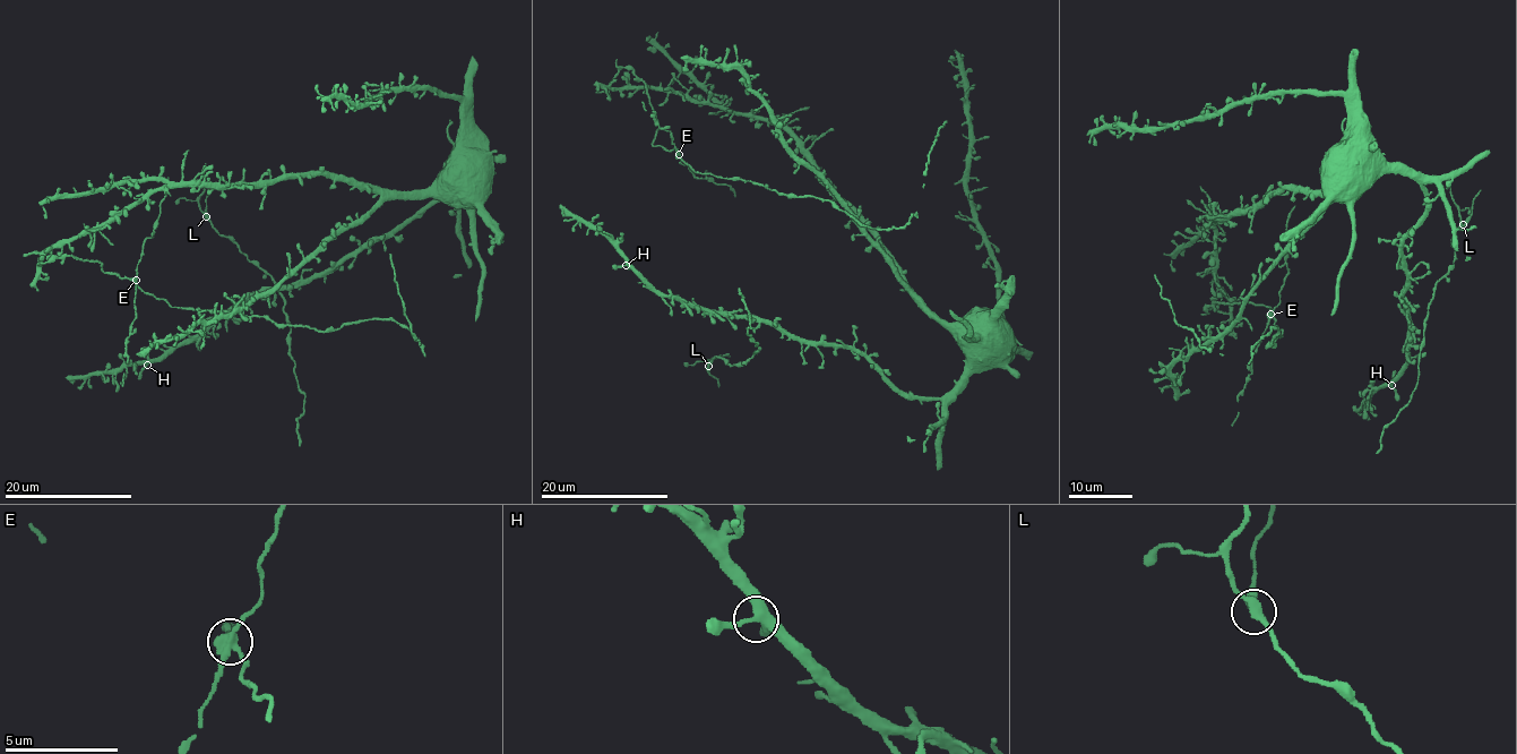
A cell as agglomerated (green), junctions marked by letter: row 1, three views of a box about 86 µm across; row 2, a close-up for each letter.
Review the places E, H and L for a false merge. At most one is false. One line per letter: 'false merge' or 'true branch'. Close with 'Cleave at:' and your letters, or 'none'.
E: true branch
H: true branch
L: true branch
Cleave at: none

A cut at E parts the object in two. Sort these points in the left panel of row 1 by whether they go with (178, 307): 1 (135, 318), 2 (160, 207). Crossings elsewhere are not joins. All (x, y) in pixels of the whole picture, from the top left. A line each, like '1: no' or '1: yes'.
1: no
2: no

